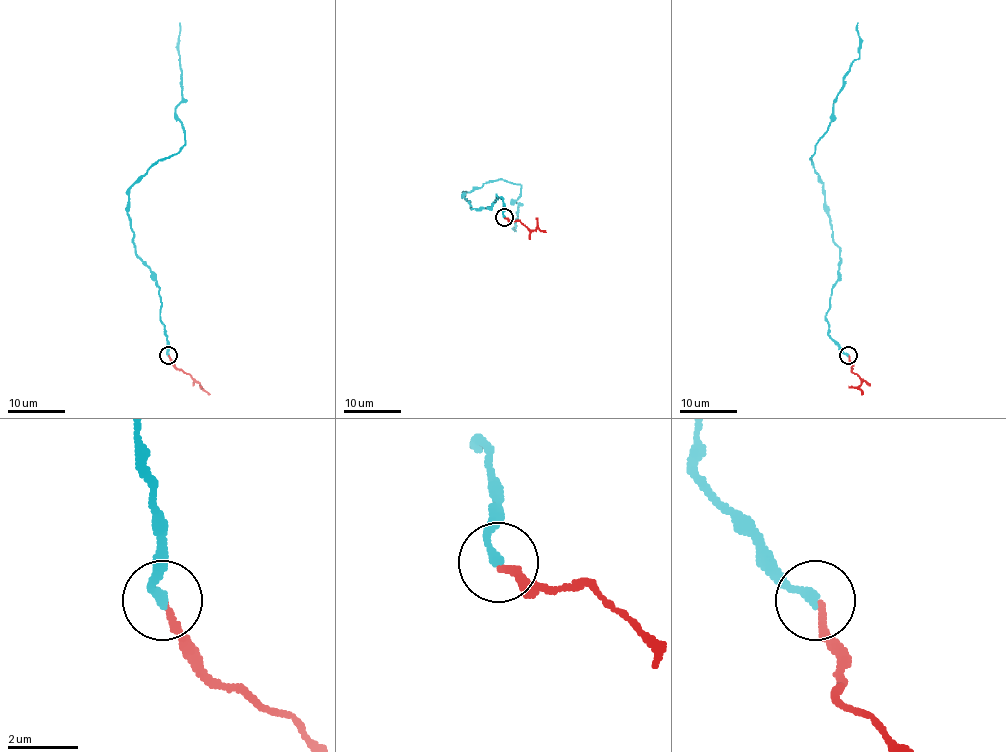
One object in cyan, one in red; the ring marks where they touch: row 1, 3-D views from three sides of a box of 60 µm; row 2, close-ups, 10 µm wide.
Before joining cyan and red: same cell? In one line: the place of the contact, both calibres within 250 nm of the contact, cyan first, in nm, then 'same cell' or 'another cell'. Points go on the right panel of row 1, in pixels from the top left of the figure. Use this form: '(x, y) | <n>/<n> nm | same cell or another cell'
(848, 355) | 280/180 nm | same cell

